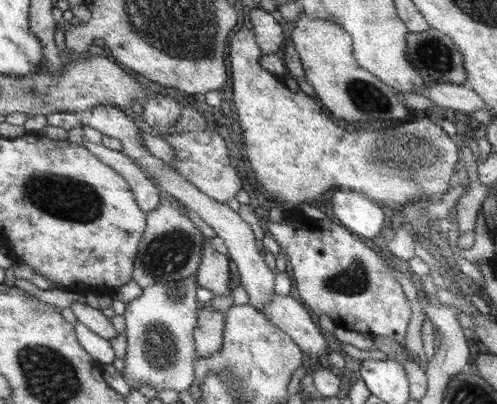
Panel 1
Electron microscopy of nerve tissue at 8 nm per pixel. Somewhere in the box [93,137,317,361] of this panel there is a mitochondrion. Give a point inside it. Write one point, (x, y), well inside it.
(166, 254)

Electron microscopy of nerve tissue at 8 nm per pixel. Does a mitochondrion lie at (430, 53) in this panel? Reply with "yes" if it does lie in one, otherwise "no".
yes

